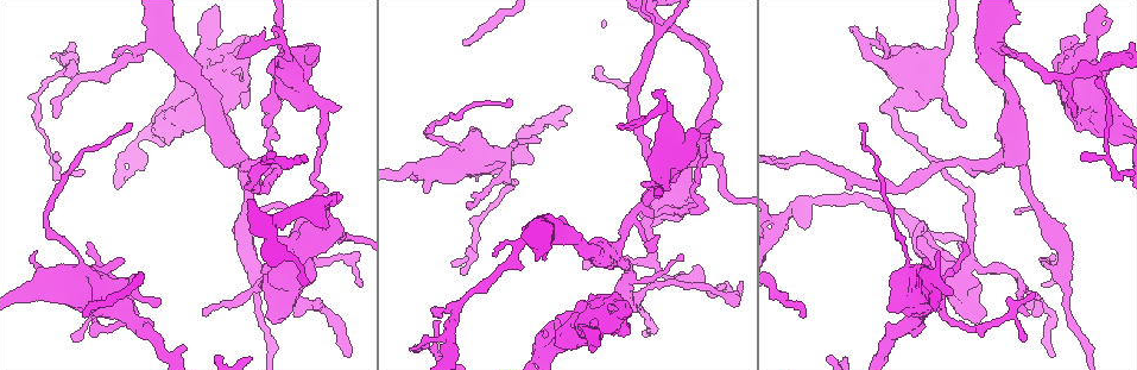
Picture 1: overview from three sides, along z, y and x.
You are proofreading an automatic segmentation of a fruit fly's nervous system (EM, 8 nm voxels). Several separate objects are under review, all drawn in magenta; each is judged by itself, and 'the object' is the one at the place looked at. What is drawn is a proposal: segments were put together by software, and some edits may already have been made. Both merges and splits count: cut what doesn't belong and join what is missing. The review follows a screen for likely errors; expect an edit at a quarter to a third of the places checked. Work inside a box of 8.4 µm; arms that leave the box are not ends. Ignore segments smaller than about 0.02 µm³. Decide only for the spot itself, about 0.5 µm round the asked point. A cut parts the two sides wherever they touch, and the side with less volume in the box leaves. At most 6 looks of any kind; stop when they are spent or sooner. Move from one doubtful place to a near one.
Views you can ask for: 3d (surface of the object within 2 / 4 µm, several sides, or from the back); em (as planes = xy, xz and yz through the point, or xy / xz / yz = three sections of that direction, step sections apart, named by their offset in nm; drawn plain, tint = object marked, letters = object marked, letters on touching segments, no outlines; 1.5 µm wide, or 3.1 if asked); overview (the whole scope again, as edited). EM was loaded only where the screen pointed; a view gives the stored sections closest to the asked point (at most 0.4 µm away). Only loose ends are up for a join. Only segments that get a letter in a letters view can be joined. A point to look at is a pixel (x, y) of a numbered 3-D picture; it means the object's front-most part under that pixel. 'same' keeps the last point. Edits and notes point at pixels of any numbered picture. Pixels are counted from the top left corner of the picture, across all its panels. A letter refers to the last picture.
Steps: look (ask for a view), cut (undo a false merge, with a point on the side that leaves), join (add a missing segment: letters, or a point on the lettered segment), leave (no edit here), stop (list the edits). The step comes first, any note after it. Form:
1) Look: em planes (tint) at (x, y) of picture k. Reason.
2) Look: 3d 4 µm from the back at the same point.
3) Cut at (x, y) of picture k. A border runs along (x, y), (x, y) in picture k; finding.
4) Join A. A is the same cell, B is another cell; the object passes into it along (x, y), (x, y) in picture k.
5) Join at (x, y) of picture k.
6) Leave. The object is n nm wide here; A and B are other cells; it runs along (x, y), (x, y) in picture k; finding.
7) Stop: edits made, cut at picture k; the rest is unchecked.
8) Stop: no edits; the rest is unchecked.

Look: em xz step 4 (tint) at (315, 193) of picture 1.

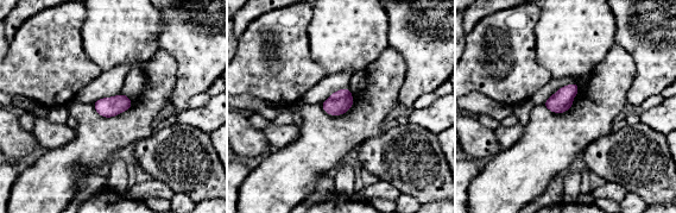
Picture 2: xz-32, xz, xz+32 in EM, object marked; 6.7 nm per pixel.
Look: em yz step 4 (letters) at the same point. Cut it another way.

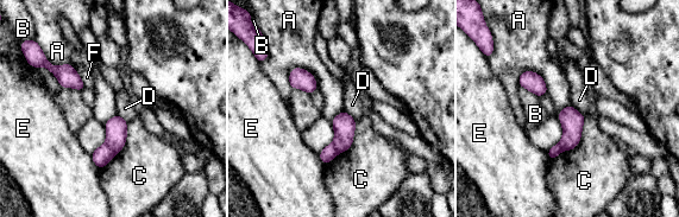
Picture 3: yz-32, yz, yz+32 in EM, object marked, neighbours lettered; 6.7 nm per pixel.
Cut at (117, 127) of picture 3. The longest contact is with C, 380 nm; A, B, C, D, E and F are other cells; a border runs along (105, 142), (115, 153) in picture 3; a second neuron is stuck on.

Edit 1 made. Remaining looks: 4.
Look: em planes (letters) at (233, 109) of picture 1. Free end.

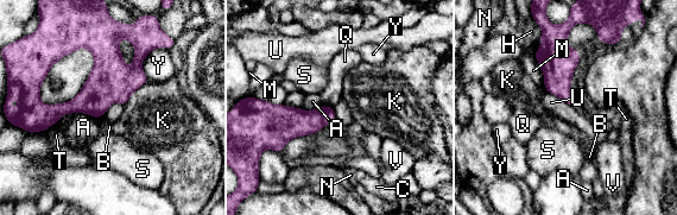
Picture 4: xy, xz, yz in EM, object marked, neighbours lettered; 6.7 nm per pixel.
Leave. A, B, C, H, K, M, N, Q, S, T, U, V and Y are other cells; a border runs along (147, 81), (134, 90) in picture 4; none of them fits.

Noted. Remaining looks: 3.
Look: em yz step 4 (letters) at (454, 267) of picture 1. Free end.

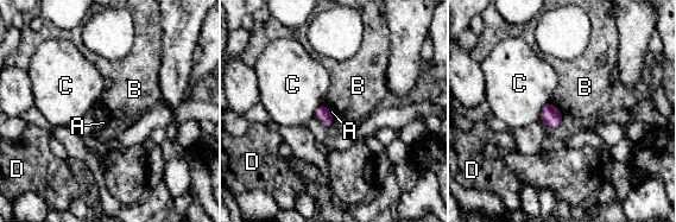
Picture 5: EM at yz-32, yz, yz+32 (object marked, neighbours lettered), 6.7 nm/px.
Look: em planes (letters) at the same point. Cut it another way.

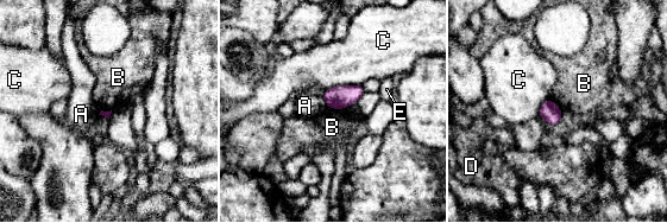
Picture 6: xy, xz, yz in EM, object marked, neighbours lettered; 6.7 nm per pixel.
Leave. The longest contact is with C, 260 nm; A, B, C, D and E are other cells; none of them fits.

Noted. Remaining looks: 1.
Stop: edits made, cut at picture 3; the rest is unchecked.

